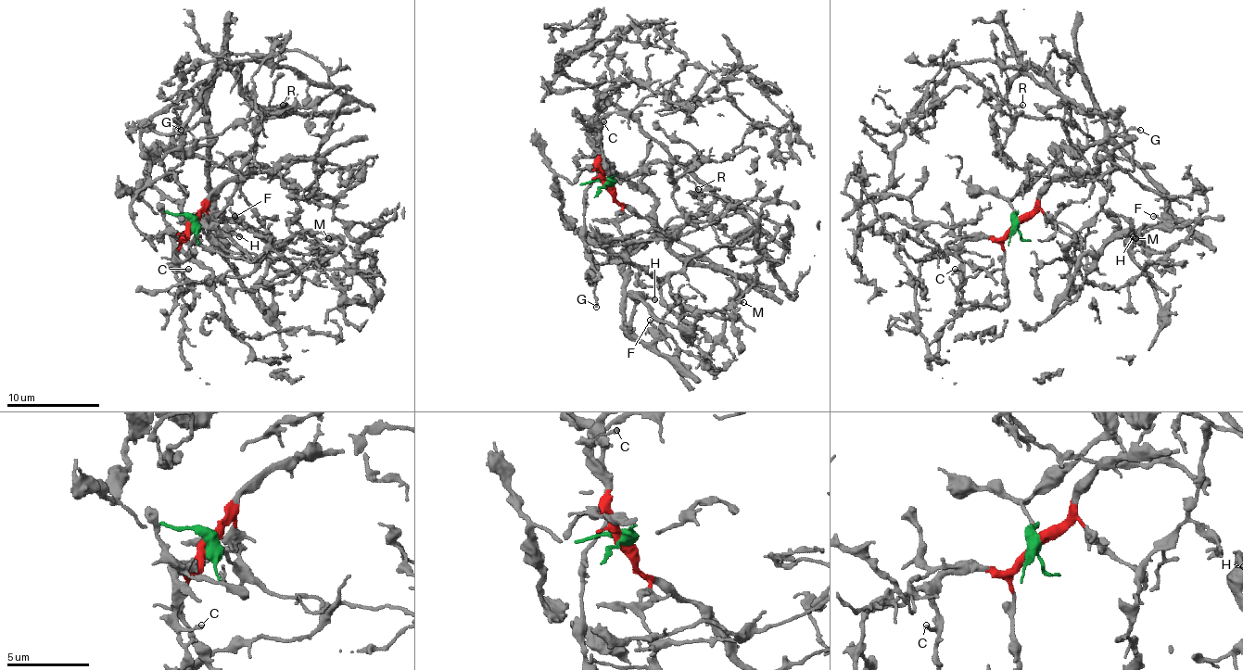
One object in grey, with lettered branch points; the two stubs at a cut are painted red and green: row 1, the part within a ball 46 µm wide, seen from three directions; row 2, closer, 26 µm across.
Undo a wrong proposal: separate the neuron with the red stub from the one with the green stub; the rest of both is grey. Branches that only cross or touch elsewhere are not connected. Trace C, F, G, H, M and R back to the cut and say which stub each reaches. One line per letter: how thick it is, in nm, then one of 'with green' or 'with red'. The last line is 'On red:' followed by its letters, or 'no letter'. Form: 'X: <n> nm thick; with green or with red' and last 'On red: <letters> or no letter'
C: 190 nm thick; with red
F: 140 nm thick; with green
G: 180 nm thick; with red
H: 240 nm thick; with green
M: 190 nm thick; with red
R: 100 nm thick; with red
On red: C, G, M, R

